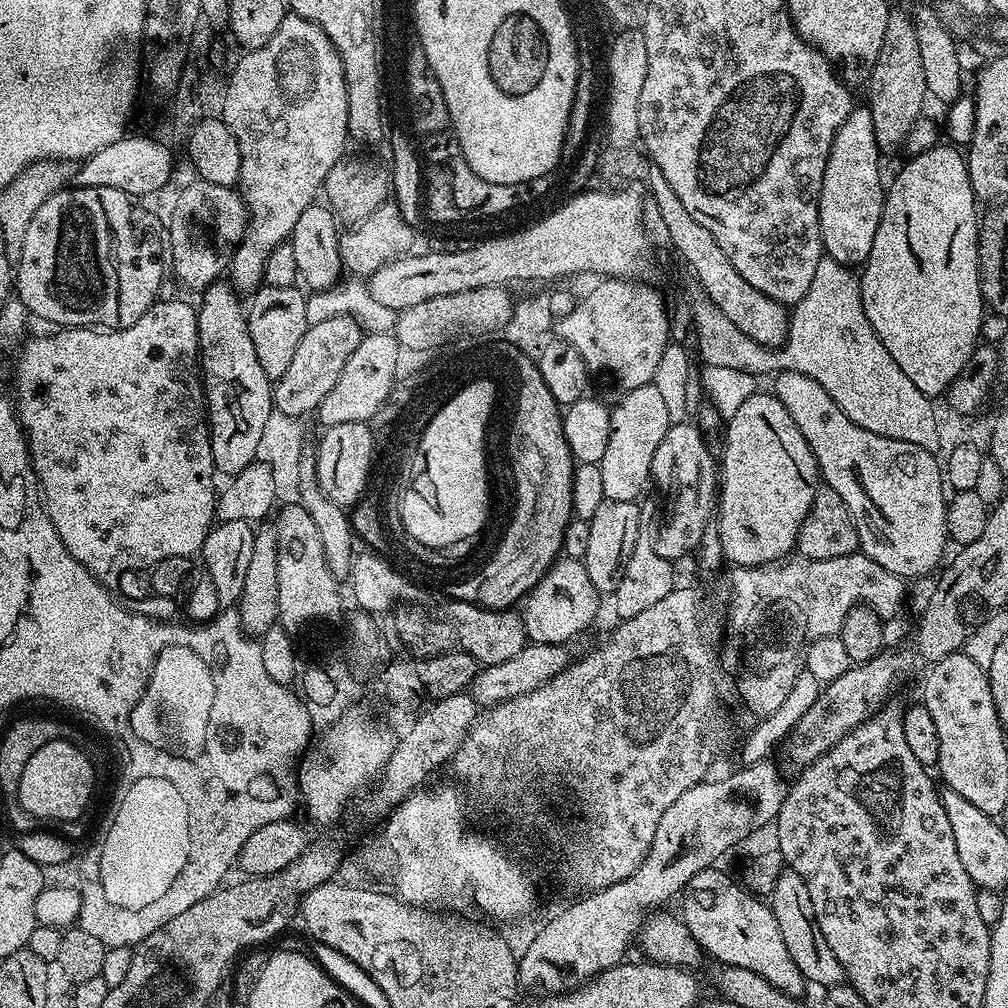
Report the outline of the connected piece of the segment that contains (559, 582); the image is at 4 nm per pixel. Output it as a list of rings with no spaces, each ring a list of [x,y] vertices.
[[[567,558],[557,559],[541,580],[528,593],[522,604],[524,625],[528,639],[534,644],[567,645],[571,636],[584,632],[592,624],[600,608],[601,597],[583,563]]]

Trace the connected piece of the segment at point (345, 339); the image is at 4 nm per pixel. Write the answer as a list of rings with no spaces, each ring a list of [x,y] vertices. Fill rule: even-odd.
[[[349,316],[328,318],[326,322],[309,324],[306,334],[302,334],[302,342],[298,342],[298,350],[294,350],[294,359],[289,368],[273,383],[273,409],[295,418],[302,418],[307,412],[308,415],[315,413],[322,398],[326,398],[334,382],[338,382],[338,374],[342,374],[346,358],[354,354],[361,335],[360,323]]]

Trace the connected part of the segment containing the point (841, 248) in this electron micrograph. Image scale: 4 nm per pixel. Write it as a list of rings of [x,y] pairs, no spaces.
[[[867,106],[853,107],[852,113],[846,118],[846,122],[842,122],[838,134],[834,134],[834,142],[830,146],[830,158],[826,162],[826,174],[822,174],[822,190],[820,191],[820,237],[824,243],[827,256],[834,258],[840,264],[849,266],[863,265],[870,254],[870,246],[874,246],[874,234],[878,230],[880,216],[884,212],[884,193],[886,191],[886,180],[880,177],[880,159],[882,159],[882,153],[878,142],[874,138],[874,118],[870,114],[870,110]]]

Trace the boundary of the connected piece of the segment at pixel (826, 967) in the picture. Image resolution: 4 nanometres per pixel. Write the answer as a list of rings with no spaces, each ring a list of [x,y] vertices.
[[[787,866],[781,870],[770,893],[770,907],[774,919],[778,921],[782,942],[786,942],[786,950],[790,950],[790,958],[794,958],[794,966],[798,966],[805,981],[809,985],[821,984],[821,989],[824,990],[833,988],[835,984],[845,983],[842,962],[834,958],[834,950],[826,946],[826,938],[822,938],[822,930],[818,930],[814,906],[810,902],[810,890],[806,890],[806,882],[802,882],[802,874]]]

